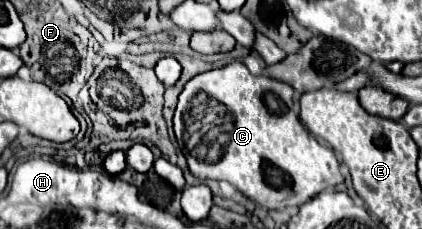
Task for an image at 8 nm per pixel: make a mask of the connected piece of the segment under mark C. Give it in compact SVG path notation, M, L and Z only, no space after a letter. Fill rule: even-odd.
M241 61L195 75L179 95L173 125L195 177L229 181L267 209L307 203L319 191L343 183L335 153L313 139L293 111L293 87L267 75L251 75Z

